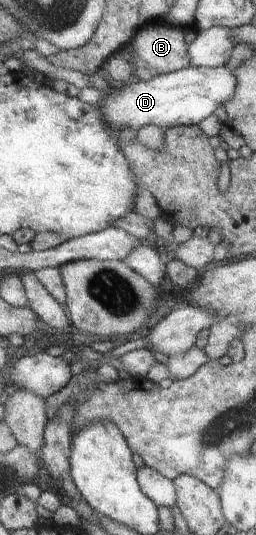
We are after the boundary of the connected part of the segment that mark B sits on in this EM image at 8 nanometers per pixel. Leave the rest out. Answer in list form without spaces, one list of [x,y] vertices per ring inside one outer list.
[[[164,22],[144,25],[131,41],[137,58],[154,73],[170,74],[192,65],[185,28]]]

